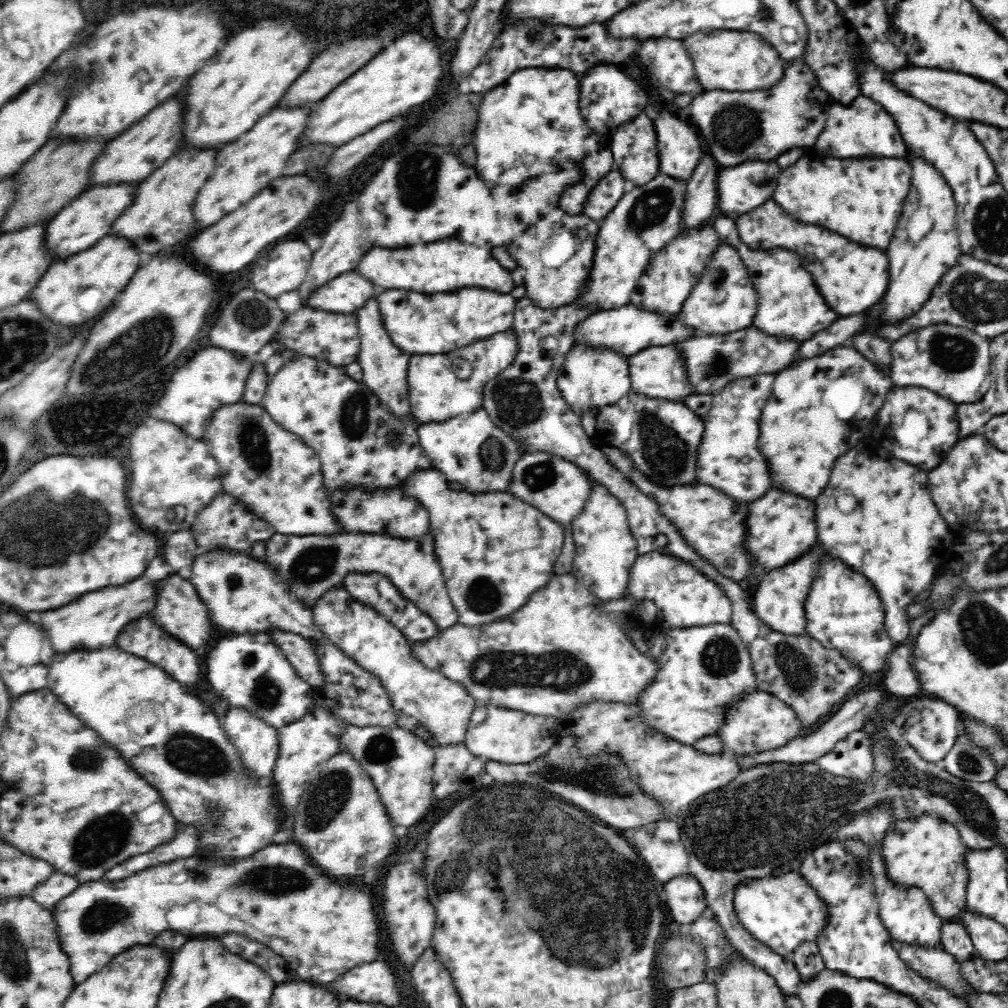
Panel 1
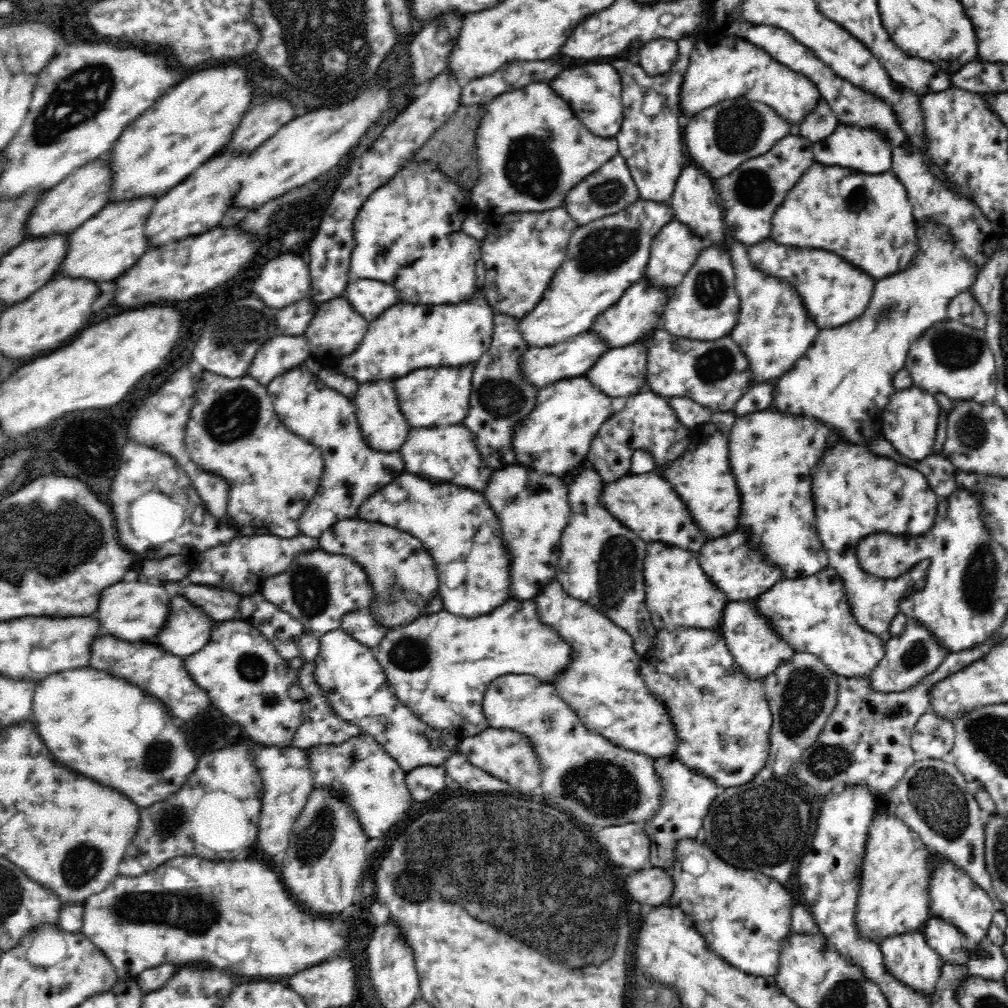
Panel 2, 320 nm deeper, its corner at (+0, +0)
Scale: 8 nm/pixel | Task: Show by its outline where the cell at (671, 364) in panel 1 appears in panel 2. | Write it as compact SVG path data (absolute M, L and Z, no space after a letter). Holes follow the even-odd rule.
M636 341L608 350L600 356L595 366L588 370L586 377L612 397L630 396L648 384L646 370L647 341Z

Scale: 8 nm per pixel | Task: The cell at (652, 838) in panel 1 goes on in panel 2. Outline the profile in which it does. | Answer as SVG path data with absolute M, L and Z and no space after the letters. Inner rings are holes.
M627 822L595 830L600 830L598 840L608 848L616 864L636 871L650 867L650 839L644 823Z

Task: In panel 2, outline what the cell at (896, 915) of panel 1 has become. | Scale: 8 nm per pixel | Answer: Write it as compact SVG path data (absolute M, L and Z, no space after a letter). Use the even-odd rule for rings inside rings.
M922 929L886 935L881 938L879 943L884 955L884 965L888 967L888 971L896 979L909 984L909 986L919 990L919 992L927 992L927 994L935 992L938 979L943 974L942 968L945 962L942 960L942 955L928 945L926 935L924 935Z

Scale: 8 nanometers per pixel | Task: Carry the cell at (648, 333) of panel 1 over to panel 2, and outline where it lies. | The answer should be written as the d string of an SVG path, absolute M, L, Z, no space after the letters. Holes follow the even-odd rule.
M588 329L555 345L531 346L531 348L528 348L528 352L524 354L524 358L522 358L522 369L524 369L524 373L526 373L530 383L542 388L548 383L553 383L563 378L586 375L588 370L600 360L600 356L612 349L612 343L606 341L598 331Z

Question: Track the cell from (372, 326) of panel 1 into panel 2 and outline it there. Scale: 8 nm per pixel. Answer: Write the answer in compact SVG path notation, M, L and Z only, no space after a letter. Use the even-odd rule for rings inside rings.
M370 380L361 382L354 396L353 402L356 407L356 418L361 424L363 437L368 445L381 451L398 451L411 431L410 423L400 411L398 394L394 380Z

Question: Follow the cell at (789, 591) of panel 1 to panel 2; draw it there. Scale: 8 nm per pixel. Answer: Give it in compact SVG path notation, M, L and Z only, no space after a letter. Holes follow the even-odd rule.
M754 599L730 601L724 609L719 632L728 643L730 653L734 655L734 661L756 679L762 680L765 674L773 671L780 661L787 661L794 652L792 645L789 645L788 641L785 641L777 632L770 617L760 613L760 607L756 605Z

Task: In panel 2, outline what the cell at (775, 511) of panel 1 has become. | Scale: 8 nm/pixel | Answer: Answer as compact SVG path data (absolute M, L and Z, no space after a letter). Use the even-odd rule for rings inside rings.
M739 526L722 538L714 538L702 546L697 560L708 577L720 586L728 595L728 602L740 599L757 599L760 594L768 592L775 584L784 578L783 568L773 564L767 554L760 551L760 547L752 541L753 531L747 526Z

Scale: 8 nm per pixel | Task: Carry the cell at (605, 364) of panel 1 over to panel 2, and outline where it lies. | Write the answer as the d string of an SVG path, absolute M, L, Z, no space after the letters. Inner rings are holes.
M586 375L544 385L538 394L534 412L514 432L516 463L526 463L546 473L568 476L576 466L586 462L600 425L613 414L612 396L596 387Z

